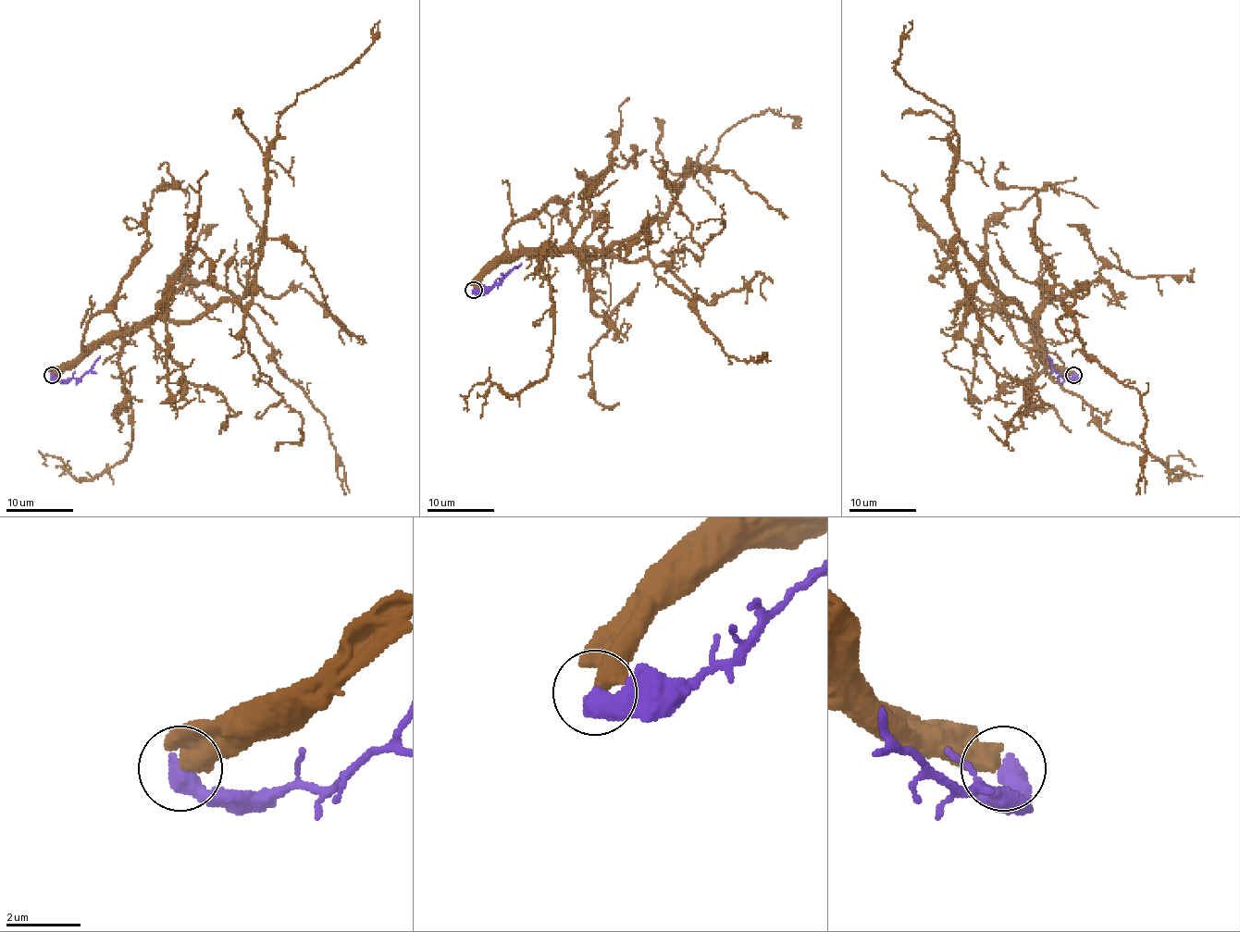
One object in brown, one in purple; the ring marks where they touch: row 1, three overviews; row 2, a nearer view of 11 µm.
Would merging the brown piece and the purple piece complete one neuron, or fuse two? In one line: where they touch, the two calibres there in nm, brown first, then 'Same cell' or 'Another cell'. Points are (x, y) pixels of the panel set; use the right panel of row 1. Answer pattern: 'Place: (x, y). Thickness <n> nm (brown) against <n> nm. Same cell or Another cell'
Place: (1073, 375). Thickness 500 nm (brown) against 600 nm. Another cell

